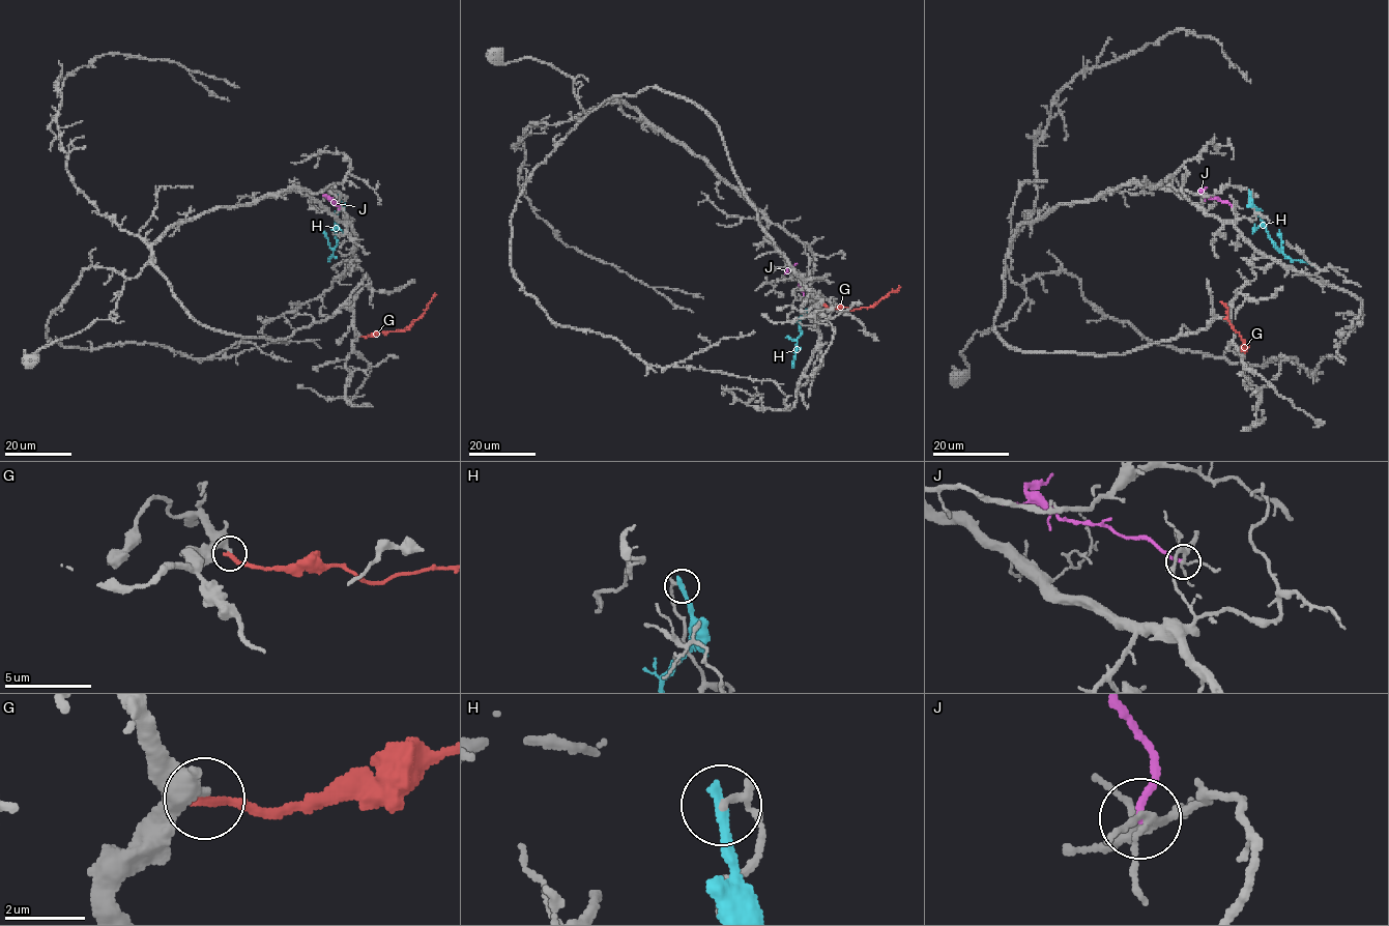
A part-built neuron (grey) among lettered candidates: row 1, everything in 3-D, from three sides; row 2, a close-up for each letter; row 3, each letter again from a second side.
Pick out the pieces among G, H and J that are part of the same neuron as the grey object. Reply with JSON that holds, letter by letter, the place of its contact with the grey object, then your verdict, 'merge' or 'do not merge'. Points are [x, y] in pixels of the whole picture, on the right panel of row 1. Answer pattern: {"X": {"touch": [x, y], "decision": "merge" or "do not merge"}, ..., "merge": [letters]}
{"G": {"touch": [1242, 350], "decision": "do not merge"}, "H": {"touch": [1249, 192], "decision": "do not merge"}, "J": {"touch": [1235, 206], "decision": "do not merge"}, "merge": []}

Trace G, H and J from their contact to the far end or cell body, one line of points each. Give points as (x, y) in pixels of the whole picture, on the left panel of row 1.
G: (359, 336), (404, 329), (424, 313), (435, 292)
H: (339, 196), (337, 244), (327, 261)
J: (338, 209), (336, 202), (320, 193)

